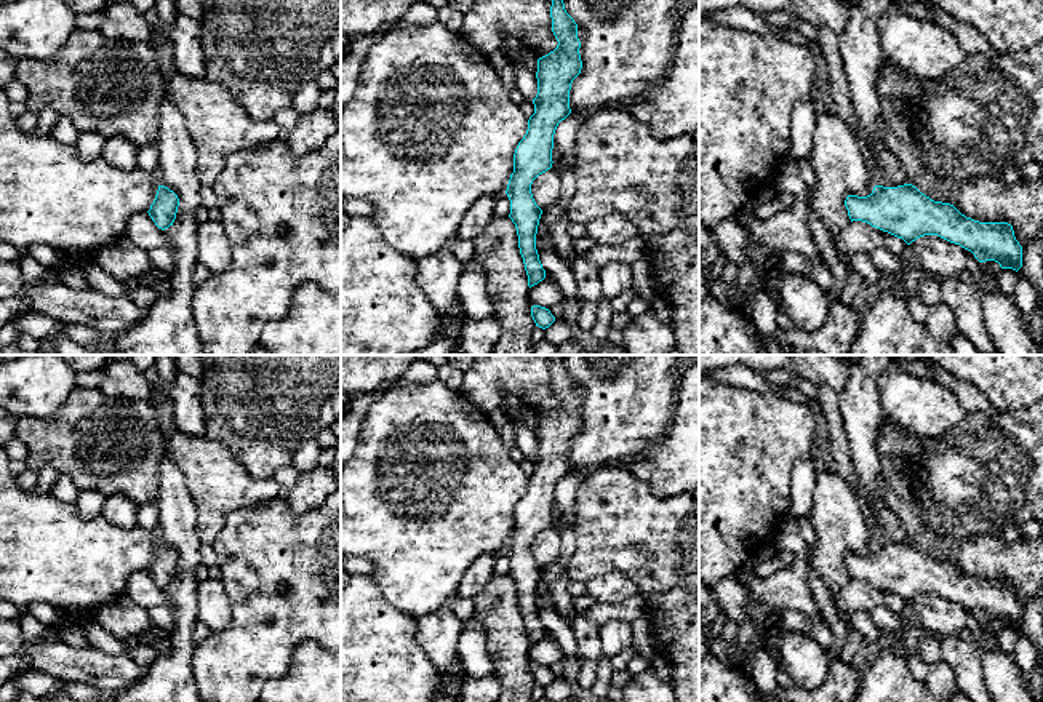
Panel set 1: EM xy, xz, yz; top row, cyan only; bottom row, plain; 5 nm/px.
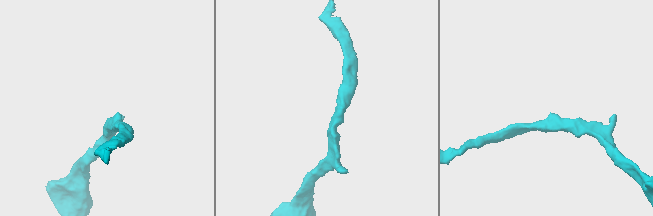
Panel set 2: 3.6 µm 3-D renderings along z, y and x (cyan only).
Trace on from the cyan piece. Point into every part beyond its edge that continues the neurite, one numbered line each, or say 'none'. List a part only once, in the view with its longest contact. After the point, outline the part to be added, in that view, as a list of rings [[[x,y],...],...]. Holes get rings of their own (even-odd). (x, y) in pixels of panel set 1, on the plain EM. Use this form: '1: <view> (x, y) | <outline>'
none

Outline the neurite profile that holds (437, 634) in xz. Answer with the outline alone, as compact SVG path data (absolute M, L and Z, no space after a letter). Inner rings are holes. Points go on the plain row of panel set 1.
M451 598L427 616L416 619L416 641L443 673L448 673L461 660L458 641L464 622L454 616L450 606Z

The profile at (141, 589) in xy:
M149 571L133 574L123 596L146 609L166 604L165 590L155 584Z

